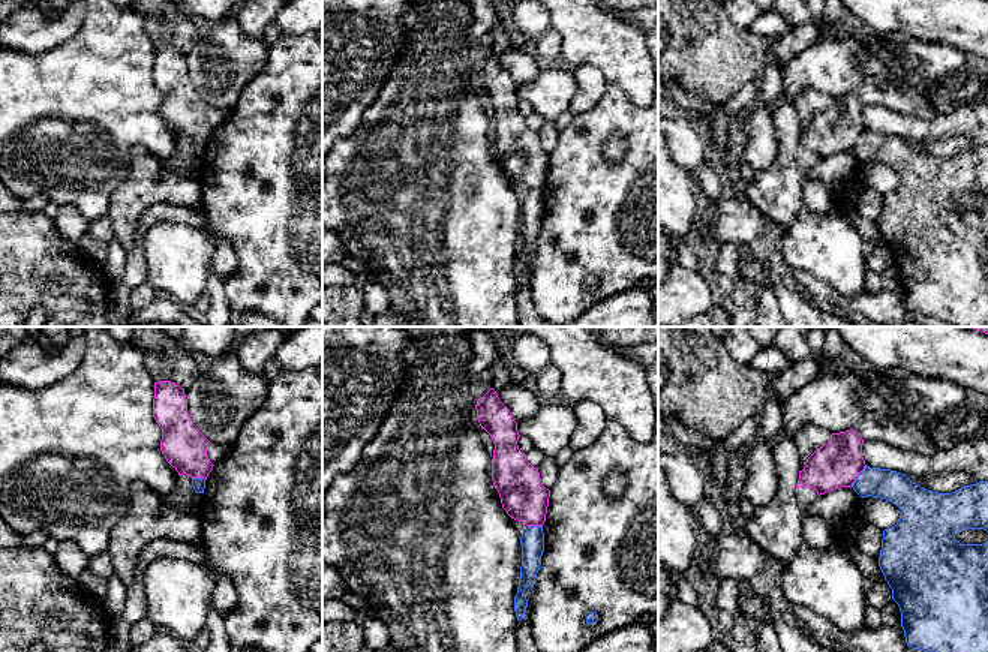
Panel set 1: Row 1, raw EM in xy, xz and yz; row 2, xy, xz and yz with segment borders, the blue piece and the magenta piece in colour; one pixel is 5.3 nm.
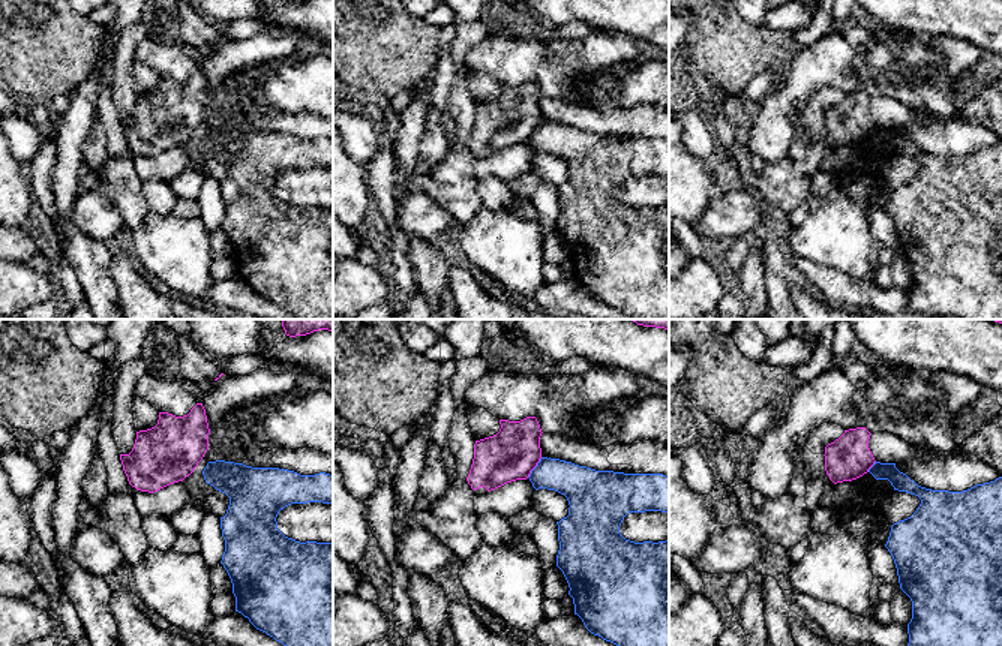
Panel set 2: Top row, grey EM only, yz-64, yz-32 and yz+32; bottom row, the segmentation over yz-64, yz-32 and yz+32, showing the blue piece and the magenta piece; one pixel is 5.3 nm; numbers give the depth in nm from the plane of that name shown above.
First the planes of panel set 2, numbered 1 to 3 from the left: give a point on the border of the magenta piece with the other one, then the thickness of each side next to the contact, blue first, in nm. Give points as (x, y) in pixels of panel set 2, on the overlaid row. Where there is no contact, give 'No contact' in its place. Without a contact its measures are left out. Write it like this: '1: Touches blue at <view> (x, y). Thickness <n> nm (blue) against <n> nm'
1: No contact
2: Touches blue at yz-32 (534, 468). Thickness 190 nm (blue) against 280 nm
3: Touches blue at yz+32 (872, 466). Thickness 100 nm (blue) against 240 nm

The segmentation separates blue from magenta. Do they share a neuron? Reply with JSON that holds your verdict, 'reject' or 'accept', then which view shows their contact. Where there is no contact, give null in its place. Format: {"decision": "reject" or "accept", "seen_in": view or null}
{"decision": "accept", "seen_in": "yz"}

